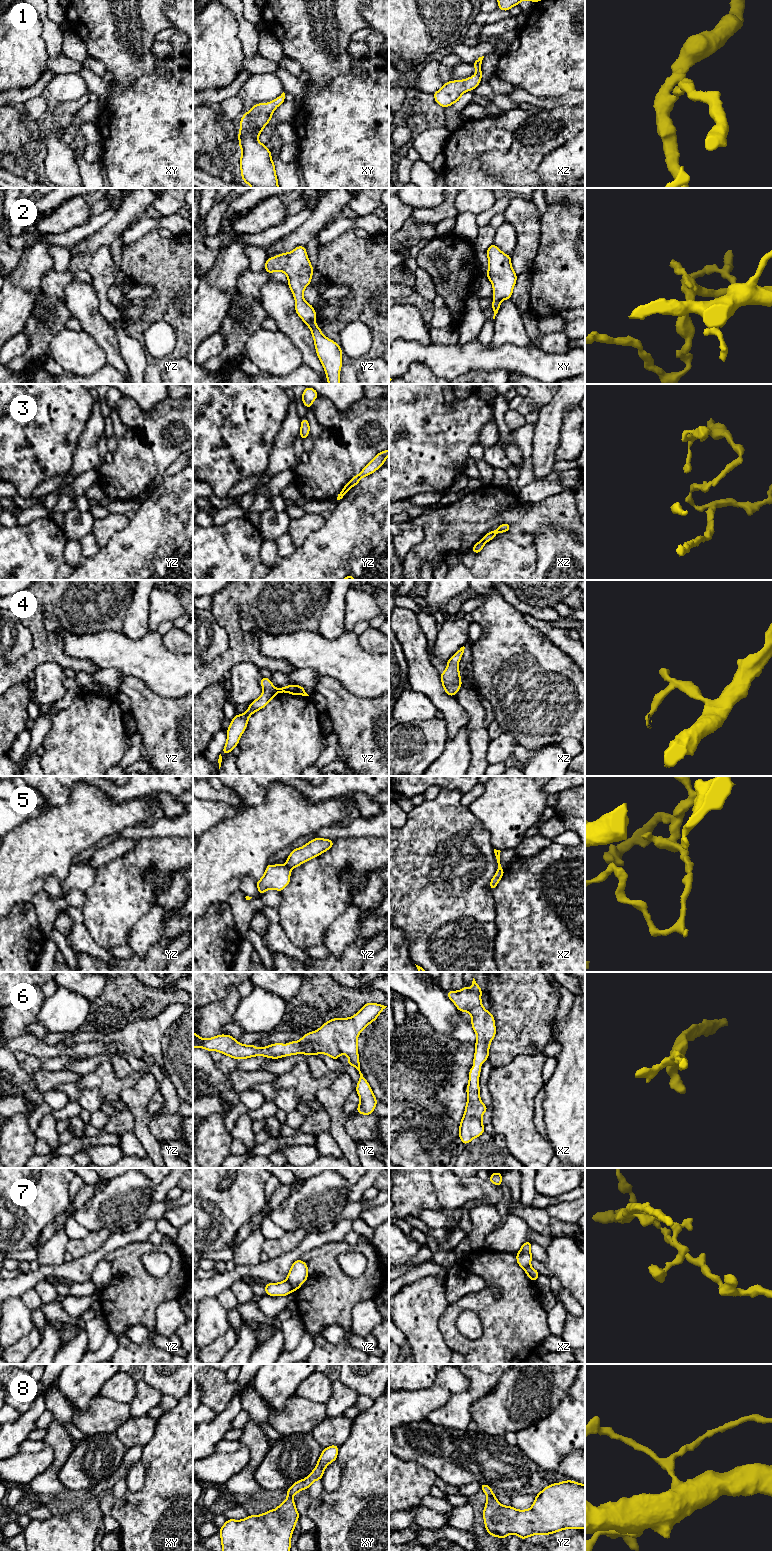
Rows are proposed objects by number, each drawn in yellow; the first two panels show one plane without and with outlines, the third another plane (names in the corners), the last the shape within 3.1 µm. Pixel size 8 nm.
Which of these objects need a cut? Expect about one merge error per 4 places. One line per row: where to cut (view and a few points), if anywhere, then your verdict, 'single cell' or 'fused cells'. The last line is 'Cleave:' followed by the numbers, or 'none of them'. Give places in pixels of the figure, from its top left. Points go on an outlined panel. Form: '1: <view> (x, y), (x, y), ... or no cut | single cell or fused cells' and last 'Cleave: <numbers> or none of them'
1: no cut | single cell
2: no cut | single cell
3: yz (349, 482), (351, 486) | fused cells
4: no cut | single cell
5: yz (286, 864), (290, 869) | fused cells
6: no cut | single cell
7: yz (287, 1279), (294, 1290) | fused cells
8: no cut | single cell
Cleave: 3, 5, 7

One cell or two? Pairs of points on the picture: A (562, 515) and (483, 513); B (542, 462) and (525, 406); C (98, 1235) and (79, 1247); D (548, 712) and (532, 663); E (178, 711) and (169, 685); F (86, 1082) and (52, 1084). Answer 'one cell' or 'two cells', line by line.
A: one cell
B: two cells
C: one cell
D: one cell
E: two cells
F: two cells

